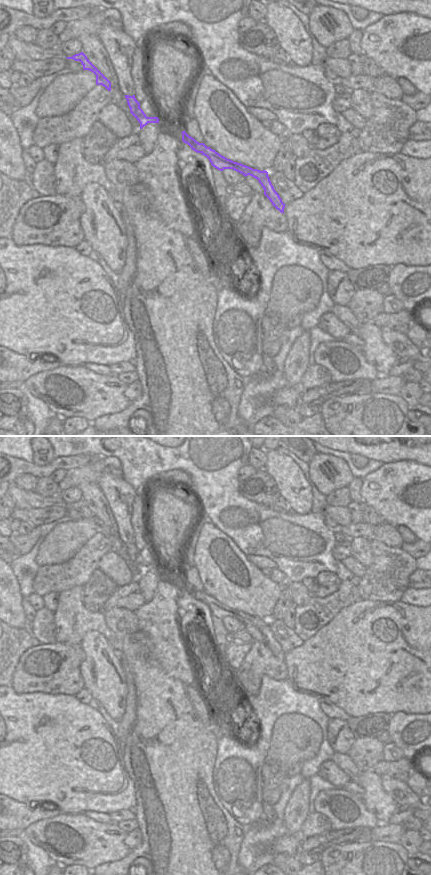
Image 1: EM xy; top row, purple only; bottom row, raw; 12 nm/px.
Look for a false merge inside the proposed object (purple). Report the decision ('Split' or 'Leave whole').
Split.

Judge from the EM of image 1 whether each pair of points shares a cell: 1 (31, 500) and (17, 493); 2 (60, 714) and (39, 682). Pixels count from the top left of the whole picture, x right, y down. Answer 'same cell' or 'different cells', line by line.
1: same cell
2: different cells

